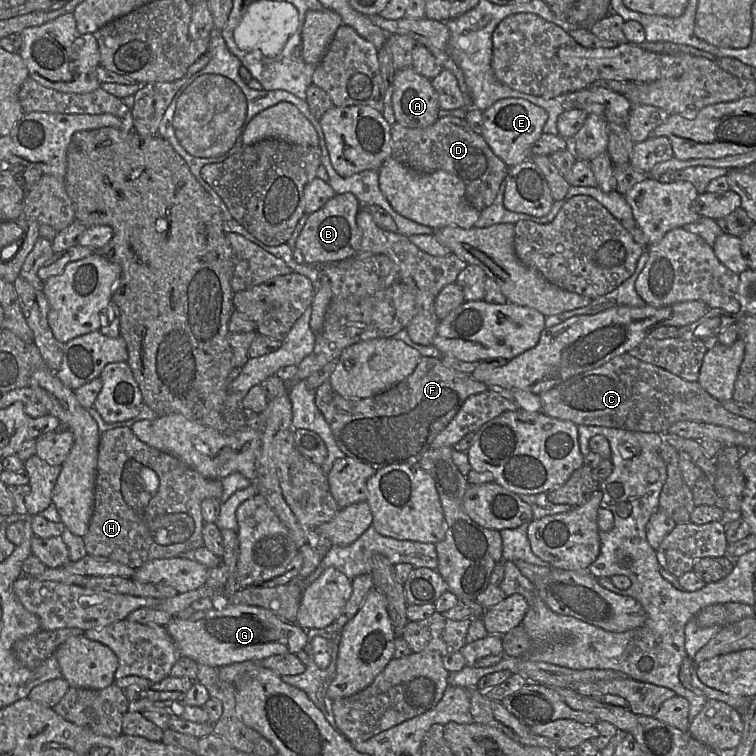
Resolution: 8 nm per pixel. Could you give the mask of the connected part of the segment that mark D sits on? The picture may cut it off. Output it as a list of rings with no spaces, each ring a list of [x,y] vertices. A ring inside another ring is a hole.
[[[456,116],[439,117],[435,123],[425,128],[409,128],[395,123],[391,126],[391,147],[391,156],[414,171],[425,174],[446,171],[461,179],[465,184],[468,203],[480,212],[493,204],[510,169],[492,151],[483,136],[471,129],[466,119]]]

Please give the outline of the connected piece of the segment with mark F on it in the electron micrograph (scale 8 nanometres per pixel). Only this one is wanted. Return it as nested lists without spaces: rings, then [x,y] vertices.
[[[422,356],[409,377],[383,393],[365,399],[346,399],[327,380],[316,389],[315,404],[329,424],[337,447],[346,456],[377,471],[394,464],[419,463],[435,437],[457,414],[464,401],[471,395],[487,390],[483,381],[476,381],[470,374],[447,367],[437,358]]]

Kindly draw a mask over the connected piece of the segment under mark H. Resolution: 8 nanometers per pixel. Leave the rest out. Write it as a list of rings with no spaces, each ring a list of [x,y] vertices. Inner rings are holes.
[[[130,427],[107,430],[100,436],[93,515],[83,536],[87,554],[106,557],[137,569],[150,560],[178,557],[202,547],[204,521],[201,502],[205,498],[220,499],[222,493],[221,480],[206,478],[176,456],[145,444]]]

